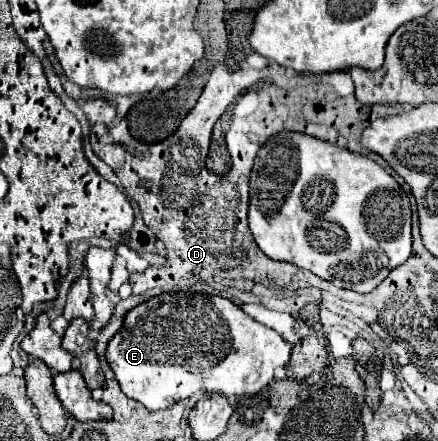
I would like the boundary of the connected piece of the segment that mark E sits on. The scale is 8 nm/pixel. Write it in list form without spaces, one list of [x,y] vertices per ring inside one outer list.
[[[164,293],[124,317],[124,327],[108,343],[106,359],[124,393],[156,411],[200,389],[226,397],[258,393],[272,381],[274,369],[288,363],[290,351],[292,347],[274,329],[248,317],[230,299],[204,293]]]

